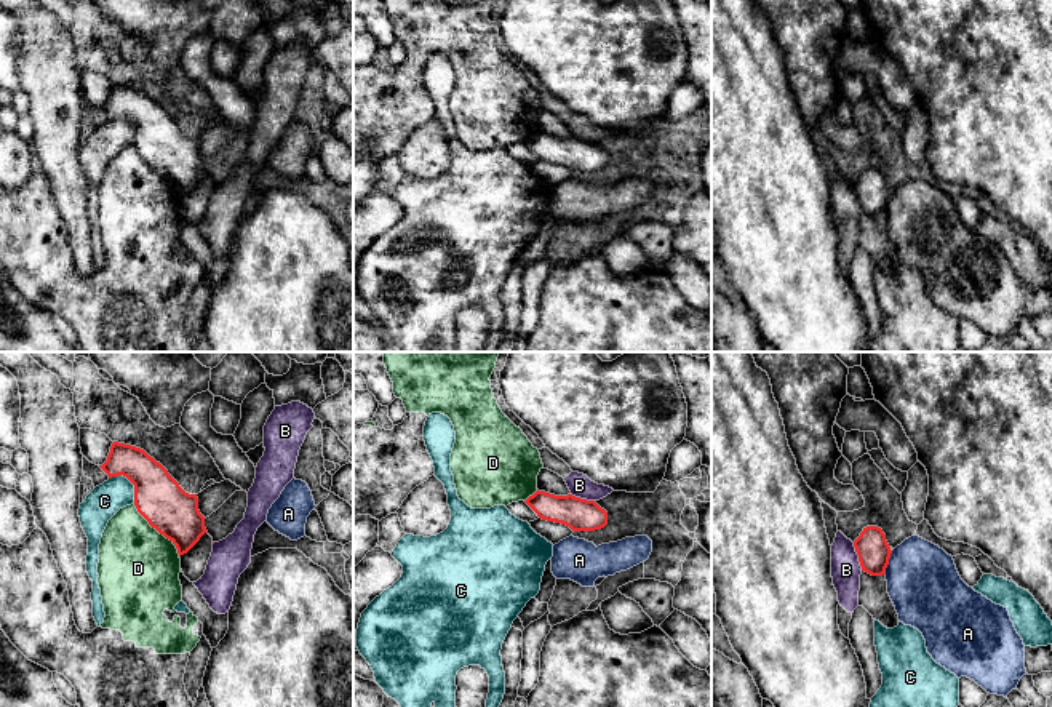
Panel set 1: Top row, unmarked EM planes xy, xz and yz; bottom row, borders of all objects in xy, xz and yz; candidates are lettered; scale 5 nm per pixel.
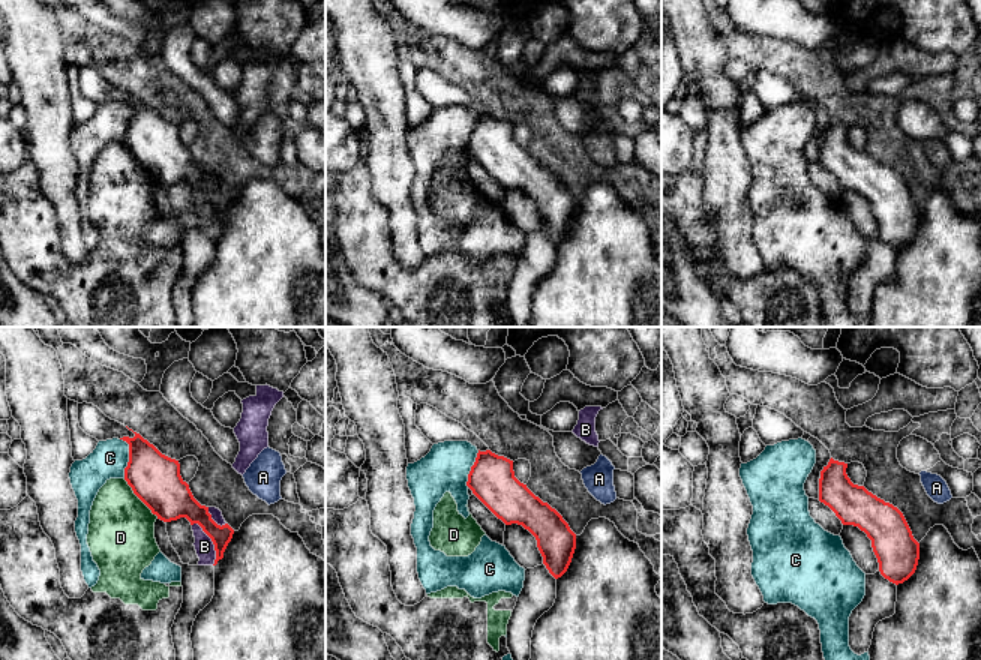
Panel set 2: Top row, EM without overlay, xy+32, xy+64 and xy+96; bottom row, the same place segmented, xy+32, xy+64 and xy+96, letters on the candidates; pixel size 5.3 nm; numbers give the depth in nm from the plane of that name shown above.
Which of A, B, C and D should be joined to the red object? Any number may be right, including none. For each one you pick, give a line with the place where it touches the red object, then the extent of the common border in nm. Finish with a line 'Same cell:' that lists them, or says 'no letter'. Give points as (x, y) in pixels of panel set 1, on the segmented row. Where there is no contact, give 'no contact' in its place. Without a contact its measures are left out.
Same cell: no letter

